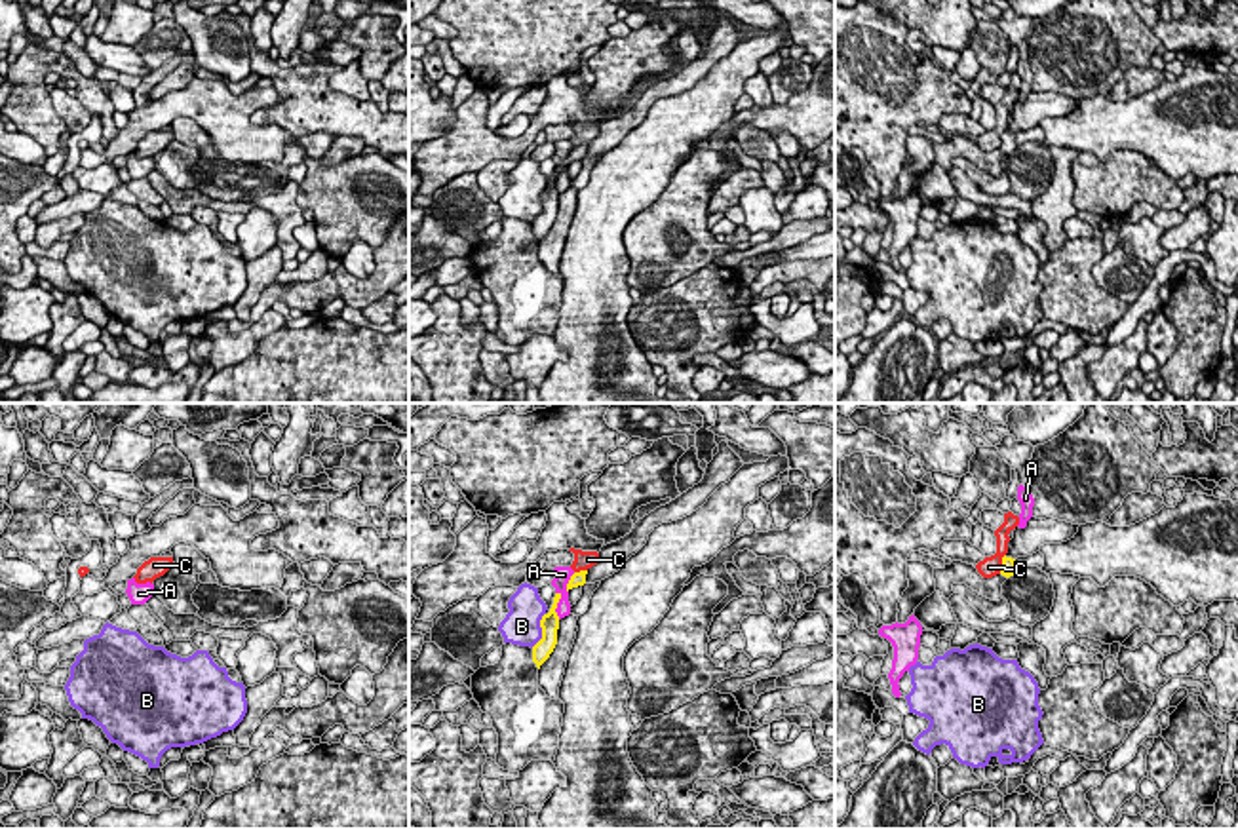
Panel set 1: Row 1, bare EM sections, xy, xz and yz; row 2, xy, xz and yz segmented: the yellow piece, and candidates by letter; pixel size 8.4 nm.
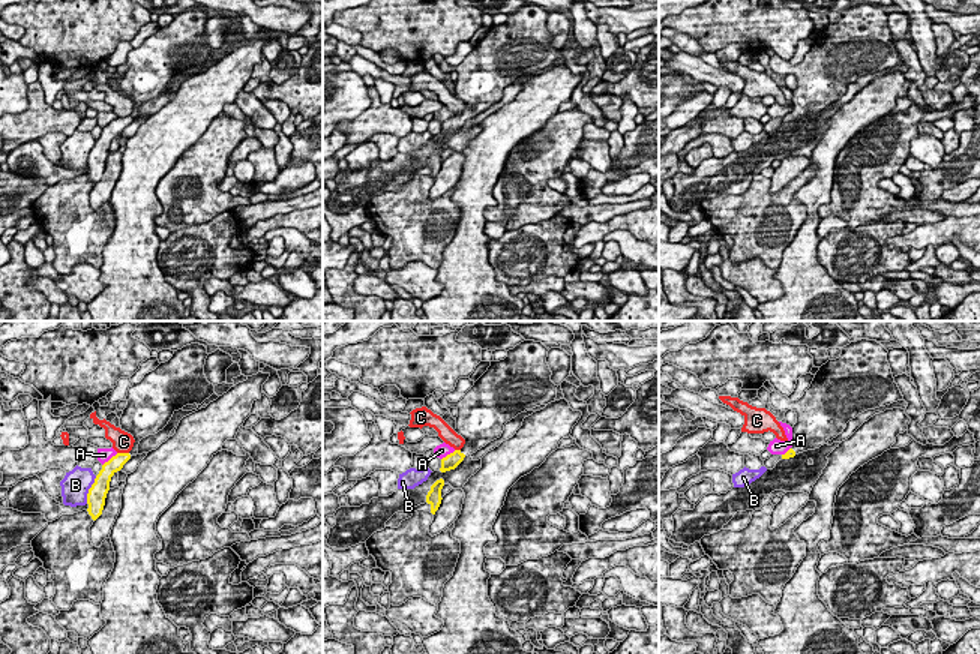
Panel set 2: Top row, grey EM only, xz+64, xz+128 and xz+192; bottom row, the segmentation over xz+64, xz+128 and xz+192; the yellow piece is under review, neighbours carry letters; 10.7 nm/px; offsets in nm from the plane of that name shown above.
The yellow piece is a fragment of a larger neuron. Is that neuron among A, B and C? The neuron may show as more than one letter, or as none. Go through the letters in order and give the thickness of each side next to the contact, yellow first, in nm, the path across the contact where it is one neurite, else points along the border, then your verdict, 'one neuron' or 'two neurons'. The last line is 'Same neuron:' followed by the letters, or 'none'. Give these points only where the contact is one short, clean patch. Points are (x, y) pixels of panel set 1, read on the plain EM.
A: 160/130 nm | two neurons
B: 160/320 nm | two neurons
C: 130/170 nm | two neurons
Same neuron: none

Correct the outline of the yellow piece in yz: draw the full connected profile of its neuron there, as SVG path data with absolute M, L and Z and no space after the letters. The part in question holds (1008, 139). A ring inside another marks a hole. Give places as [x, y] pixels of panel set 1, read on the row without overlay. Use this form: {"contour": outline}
{"contour": "M1002 131L1002 145L993 152L983 152L974 139L953 135L951 139L945 139L943 143L934 143L934 154L936 154L936 165L939 165L945 173L949 173L955 165L955 158L966 158L979 169L1000 175L1002 173L1002 158L1014 150L1016 145L1016 133Z"}

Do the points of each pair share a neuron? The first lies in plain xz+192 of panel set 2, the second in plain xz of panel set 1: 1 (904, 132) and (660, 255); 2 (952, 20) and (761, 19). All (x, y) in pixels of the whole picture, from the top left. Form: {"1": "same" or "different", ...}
{"1": "same", "2": "same"}

